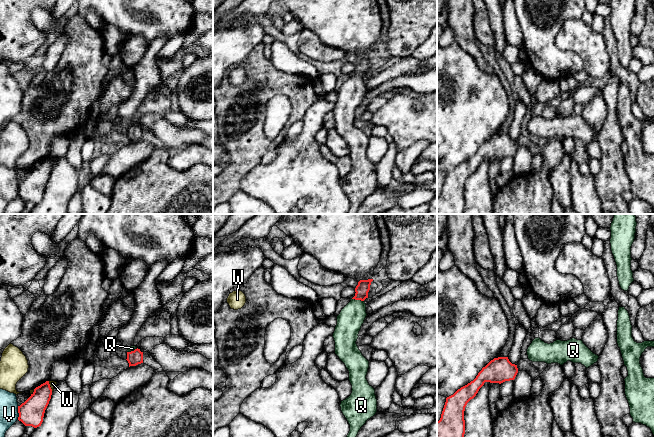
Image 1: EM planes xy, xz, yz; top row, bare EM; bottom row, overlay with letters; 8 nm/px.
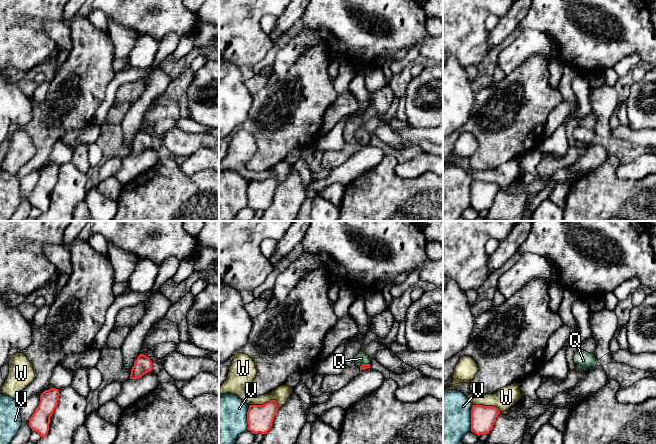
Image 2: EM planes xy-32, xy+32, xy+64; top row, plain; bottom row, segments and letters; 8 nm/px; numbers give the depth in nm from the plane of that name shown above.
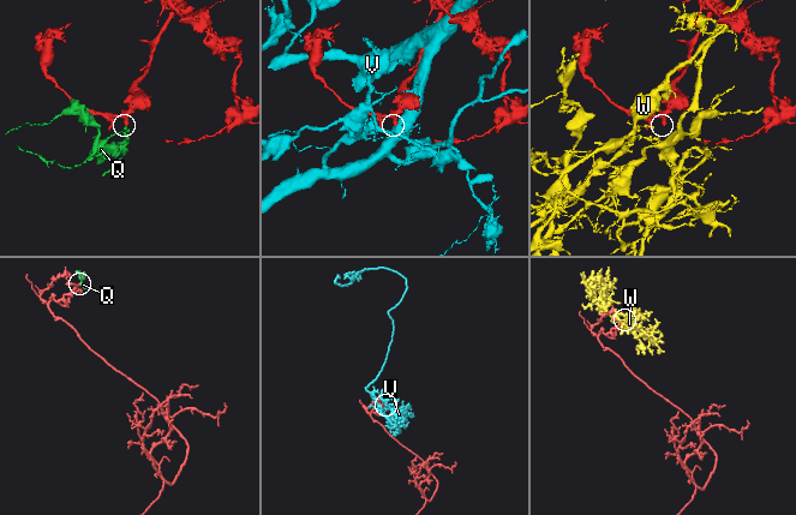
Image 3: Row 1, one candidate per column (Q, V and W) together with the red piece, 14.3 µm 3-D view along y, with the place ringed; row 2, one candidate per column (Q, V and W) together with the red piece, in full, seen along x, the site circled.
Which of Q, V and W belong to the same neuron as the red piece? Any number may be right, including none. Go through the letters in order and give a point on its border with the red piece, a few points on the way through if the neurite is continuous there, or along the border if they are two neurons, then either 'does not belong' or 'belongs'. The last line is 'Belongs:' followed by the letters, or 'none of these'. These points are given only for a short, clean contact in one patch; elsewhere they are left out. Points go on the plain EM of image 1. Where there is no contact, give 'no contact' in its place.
Q: xz (358, 75) | across xz (363, 63), (358, 75), (356, 85), (349, 97) | belongs
V: xy (18, 188) | does not belong
W: xy (49, 162) | does not belong
Belongs: Q

